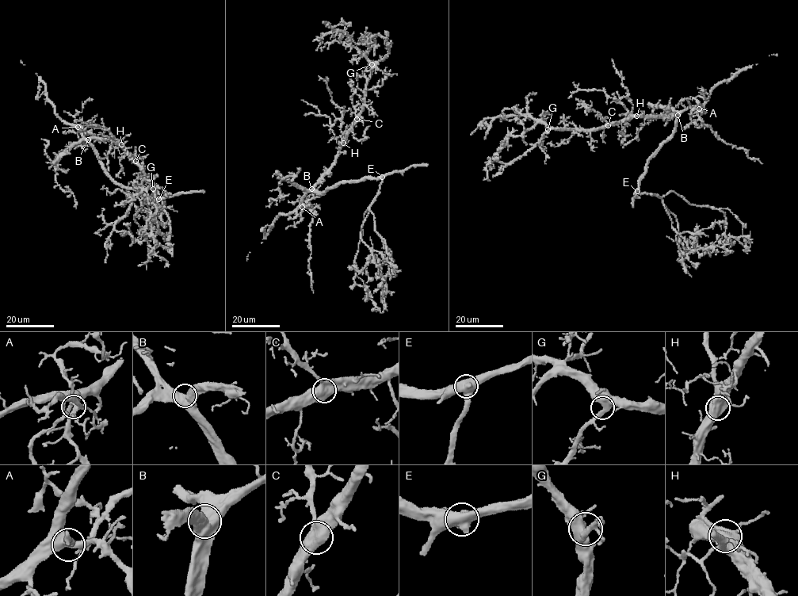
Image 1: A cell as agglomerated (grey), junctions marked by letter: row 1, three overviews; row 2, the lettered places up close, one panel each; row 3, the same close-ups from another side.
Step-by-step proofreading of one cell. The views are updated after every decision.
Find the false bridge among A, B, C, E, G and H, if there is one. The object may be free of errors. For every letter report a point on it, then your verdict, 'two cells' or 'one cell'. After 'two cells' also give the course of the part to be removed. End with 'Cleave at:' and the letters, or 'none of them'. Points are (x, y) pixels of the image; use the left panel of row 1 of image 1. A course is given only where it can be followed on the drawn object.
A: at (78, 127); one cell
B: at (88, 139); one cell
C: at (135, 161); one cell
E: at (158, 199); one cell
G: at (153, 189); one cell
H: at (121, 144); one cell
Cleave at: none of them

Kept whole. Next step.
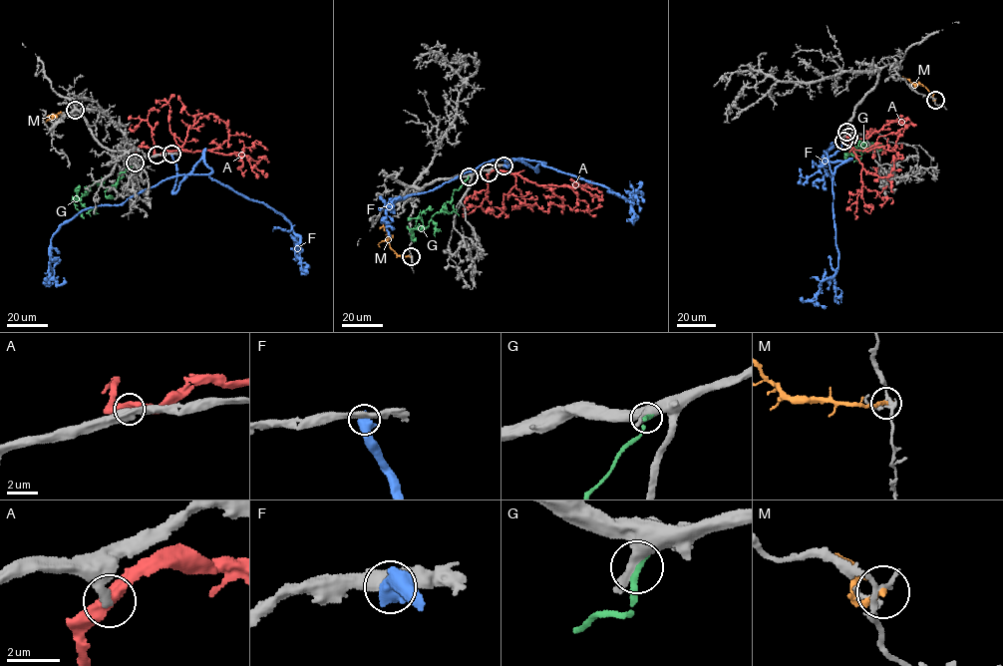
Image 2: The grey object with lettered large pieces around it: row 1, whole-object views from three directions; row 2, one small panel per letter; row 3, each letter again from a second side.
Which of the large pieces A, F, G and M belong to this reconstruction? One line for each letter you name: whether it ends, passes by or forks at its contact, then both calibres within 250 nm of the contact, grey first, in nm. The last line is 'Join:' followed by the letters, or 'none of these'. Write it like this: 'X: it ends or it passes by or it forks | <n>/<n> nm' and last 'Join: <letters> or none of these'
Join: none of these

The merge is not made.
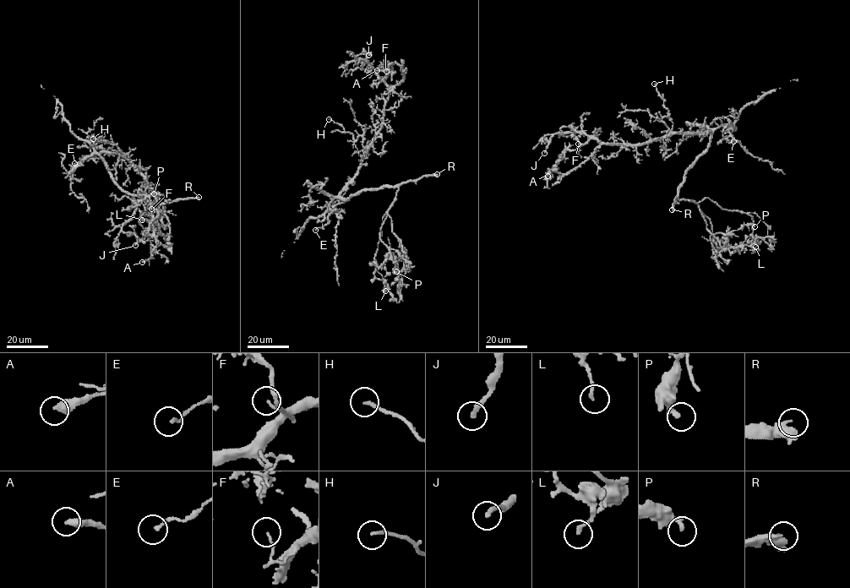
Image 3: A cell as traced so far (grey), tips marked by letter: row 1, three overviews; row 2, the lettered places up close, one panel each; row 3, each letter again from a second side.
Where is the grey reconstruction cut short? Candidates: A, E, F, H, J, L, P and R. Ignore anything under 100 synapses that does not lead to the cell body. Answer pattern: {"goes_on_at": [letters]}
{"goes_on_at": ["R"]}

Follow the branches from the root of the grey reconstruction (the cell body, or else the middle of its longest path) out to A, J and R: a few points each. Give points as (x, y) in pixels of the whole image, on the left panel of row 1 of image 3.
A: (100, 155), (120, 153), (155, 191), (149, 196), (157, 212), (151, 222), (156, 247), (142, 262)
J: (100, 155), (120, 153), (155, 191), (138, 202), (122, 227), (138, 238), (135, 245)
R: (100, 155), (111, 176), (127, 193), (139, 195), (155, 204), (198, 197)

